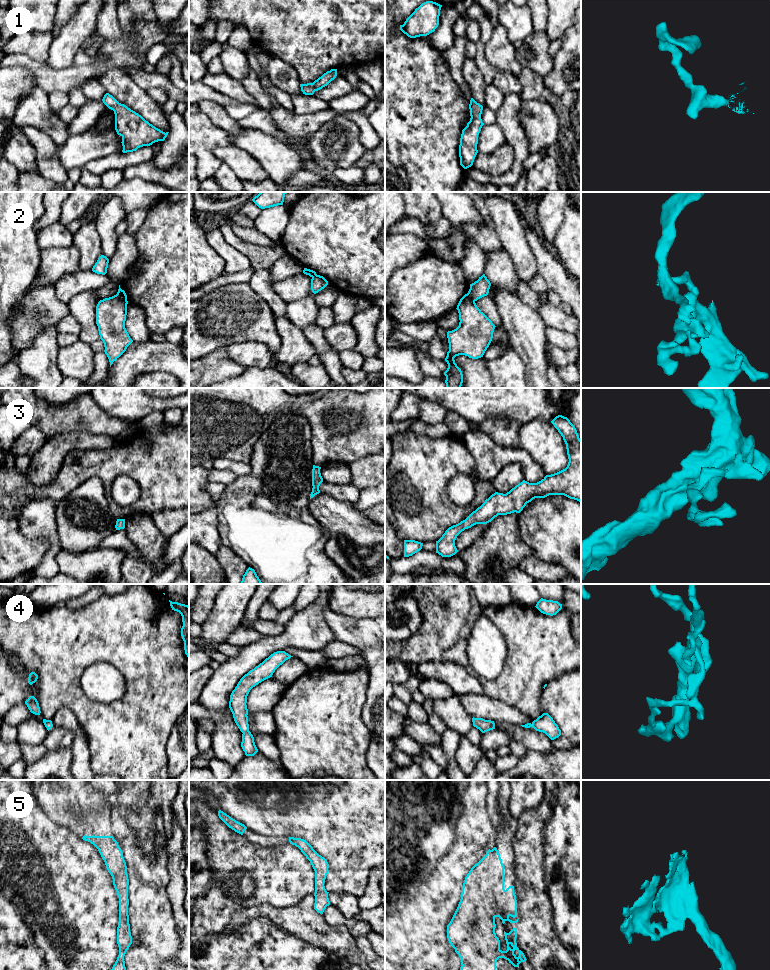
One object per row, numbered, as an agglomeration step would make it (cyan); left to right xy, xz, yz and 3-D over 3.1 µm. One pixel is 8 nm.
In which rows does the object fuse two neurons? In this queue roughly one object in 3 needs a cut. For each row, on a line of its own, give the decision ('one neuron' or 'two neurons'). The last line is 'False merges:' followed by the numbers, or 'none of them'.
1: one neuron
2: two neurons
3: one neuron
4: one neuron
5: one neuron
False merges: 2

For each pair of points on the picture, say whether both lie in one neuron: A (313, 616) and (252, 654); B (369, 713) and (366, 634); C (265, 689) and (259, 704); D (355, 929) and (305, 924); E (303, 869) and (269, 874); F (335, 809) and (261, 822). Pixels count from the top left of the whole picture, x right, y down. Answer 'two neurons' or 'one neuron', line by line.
A: one neuron
B: one neuron
C: one neuron
D: two neurons
E: one neuron
F: one neuron

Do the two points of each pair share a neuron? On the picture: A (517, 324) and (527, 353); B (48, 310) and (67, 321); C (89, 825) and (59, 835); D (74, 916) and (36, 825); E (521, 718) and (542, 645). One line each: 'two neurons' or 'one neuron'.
A: one neuron
B: two neurons
C: two neurons
D: one neuron
E: two neurons

